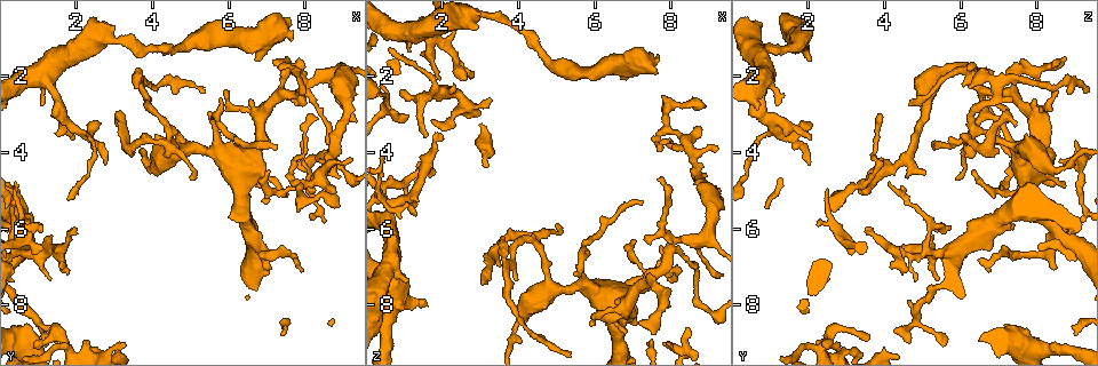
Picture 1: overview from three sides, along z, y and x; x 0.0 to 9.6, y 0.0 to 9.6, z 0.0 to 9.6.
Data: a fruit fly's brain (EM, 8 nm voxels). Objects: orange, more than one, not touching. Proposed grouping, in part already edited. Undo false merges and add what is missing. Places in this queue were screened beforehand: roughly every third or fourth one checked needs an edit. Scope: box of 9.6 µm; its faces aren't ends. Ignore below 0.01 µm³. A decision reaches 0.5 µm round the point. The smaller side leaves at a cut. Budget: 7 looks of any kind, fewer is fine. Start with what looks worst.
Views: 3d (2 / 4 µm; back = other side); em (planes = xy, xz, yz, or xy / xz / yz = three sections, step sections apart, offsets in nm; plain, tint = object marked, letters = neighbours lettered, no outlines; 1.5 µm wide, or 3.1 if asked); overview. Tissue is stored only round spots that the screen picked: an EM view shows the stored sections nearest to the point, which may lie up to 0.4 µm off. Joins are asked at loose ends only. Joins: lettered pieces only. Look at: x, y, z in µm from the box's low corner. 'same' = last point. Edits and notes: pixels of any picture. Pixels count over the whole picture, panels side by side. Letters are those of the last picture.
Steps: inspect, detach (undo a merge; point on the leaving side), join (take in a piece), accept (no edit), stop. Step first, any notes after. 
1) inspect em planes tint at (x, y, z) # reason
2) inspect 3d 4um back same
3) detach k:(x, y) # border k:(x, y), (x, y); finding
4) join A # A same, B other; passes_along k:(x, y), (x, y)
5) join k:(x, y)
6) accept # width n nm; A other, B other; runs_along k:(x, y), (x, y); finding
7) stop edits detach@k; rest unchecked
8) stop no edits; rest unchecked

inspect 3d 4um at (1.90, 6.00, 3.45) # an open end

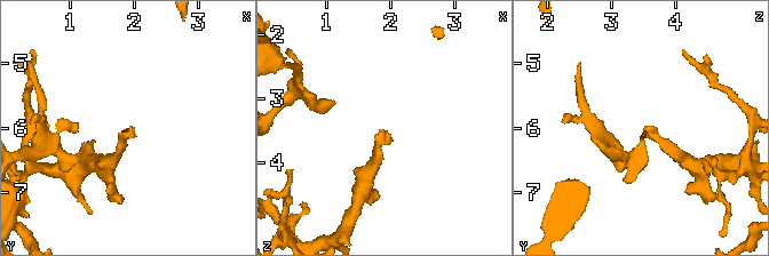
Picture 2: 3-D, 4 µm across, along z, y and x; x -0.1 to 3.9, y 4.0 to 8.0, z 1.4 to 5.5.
inspect em xy step 8 tint at (1.90, 6.05, 3.45)

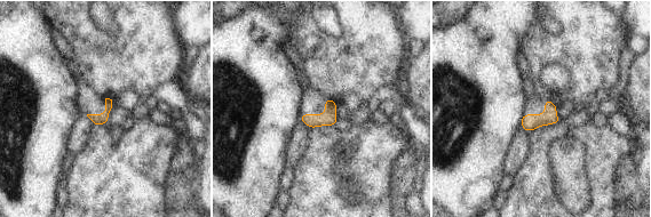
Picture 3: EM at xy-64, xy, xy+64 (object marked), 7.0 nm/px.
inspect em planes letters same

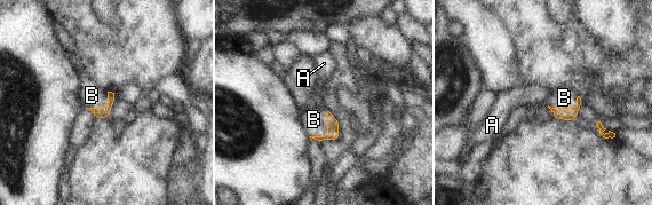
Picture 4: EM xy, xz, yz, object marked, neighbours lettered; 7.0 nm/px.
join B # A other, B same; passes_along 4:(333, 133), (327, 132), (313, 119); it goes on there

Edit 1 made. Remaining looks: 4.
inspect overview # redraw

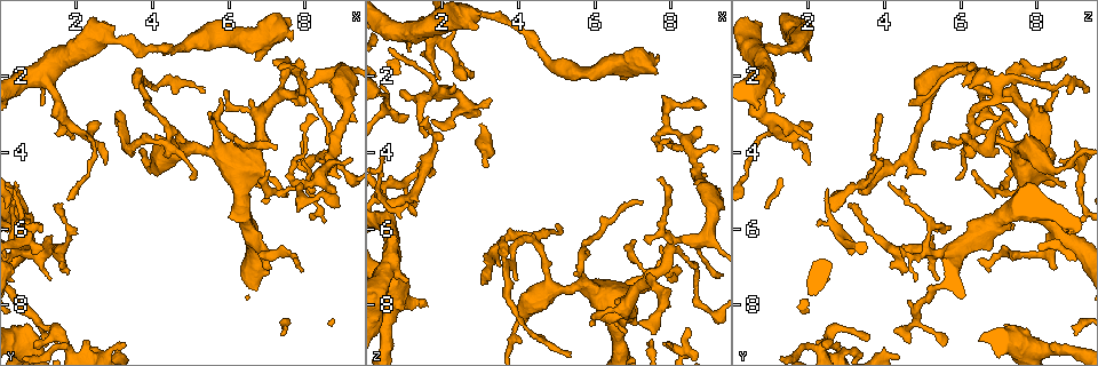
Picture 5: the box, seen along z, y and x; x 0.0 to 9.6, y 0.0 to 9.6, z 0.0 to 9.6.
inspect em planes letters at (1.65, 8.95, 3.55) # tapers out

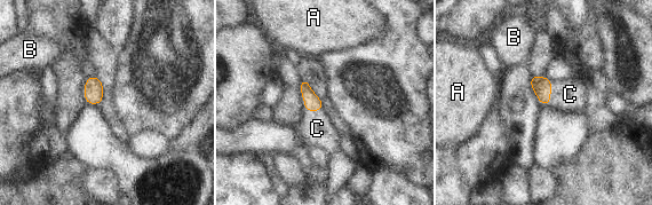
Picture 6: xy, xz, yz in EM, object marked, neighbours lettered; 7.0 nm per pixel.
join C # width 120 nm; A other, B other, C same; passes_along 6:(541, 86), (550, 93), (570, 94); the cell continues

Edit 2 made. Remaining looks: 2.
inspect overview # see it whole again

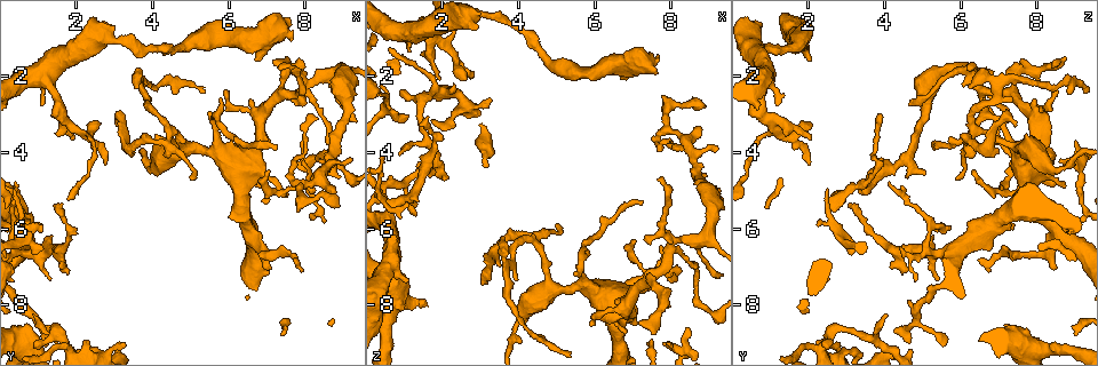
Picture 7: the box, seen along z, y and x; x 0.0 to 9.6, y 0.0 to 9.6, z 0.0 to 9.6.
inspect em planes letters at (7.40, 2.50, 7.35) # three-way junction

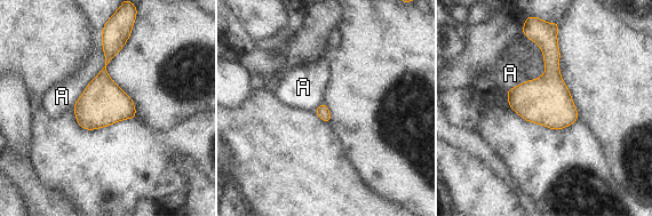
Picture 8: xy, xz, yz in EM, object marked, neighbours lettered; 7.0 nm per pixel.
accept # A other; border 8:(101, 31), (104, 66), (72, 105); all the same cell

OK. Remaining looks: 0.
stop edits join@4, join@6; rest unchecked

